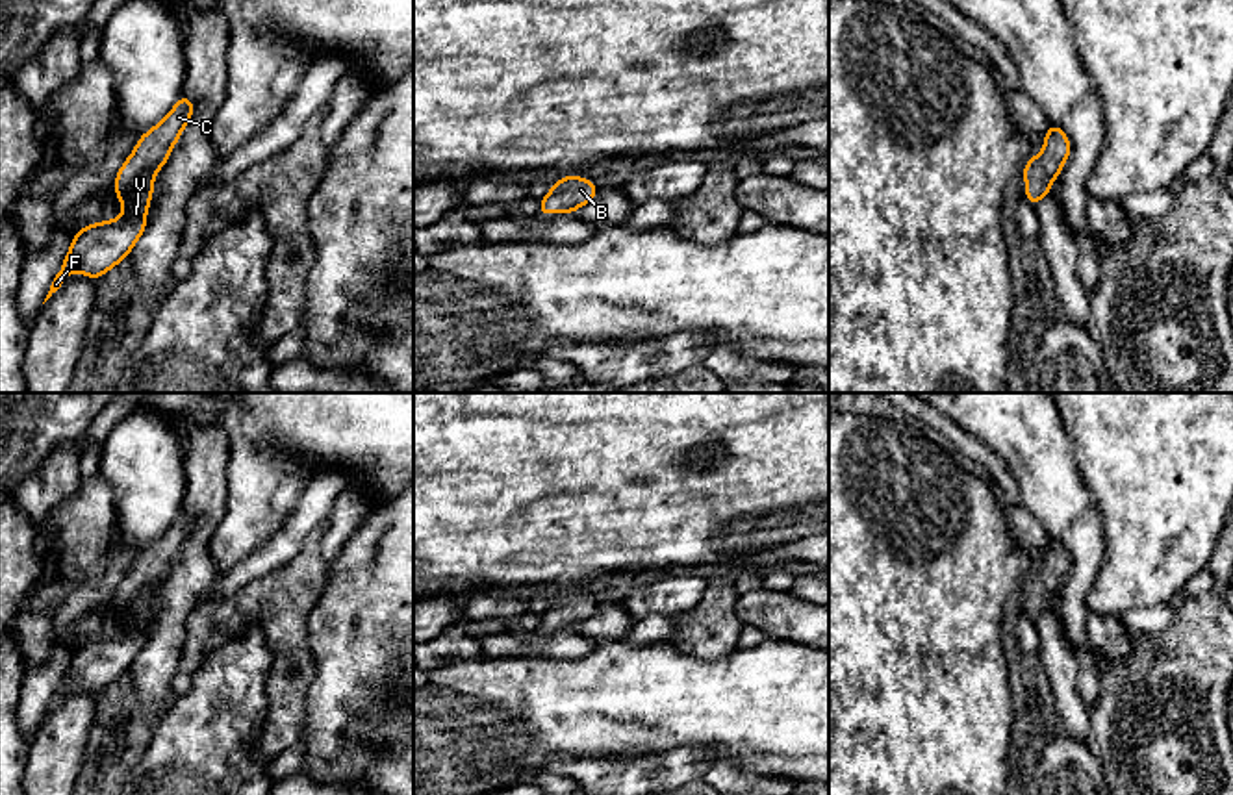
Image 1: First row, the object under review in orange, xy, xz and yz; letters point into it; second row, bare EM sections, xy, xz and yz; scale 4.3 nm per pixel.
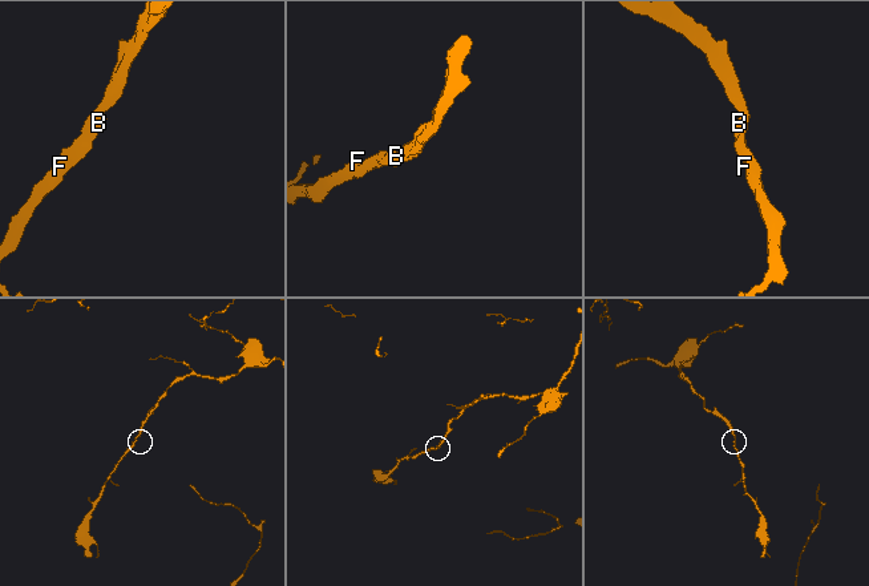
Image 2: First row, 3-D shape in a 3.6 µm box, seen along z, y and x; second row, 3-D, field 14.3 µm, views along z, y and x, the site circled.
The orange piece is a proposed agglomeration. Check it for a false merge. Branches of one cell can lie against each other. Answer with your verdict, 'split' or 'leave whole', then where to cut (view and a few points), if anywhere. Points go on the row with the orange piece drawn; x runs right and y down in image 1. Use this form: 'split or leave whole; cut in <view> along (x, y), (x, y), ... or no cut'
leave whole; no cut

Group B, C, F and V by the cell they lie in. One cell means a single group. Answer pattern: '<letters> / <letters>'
B C F V

